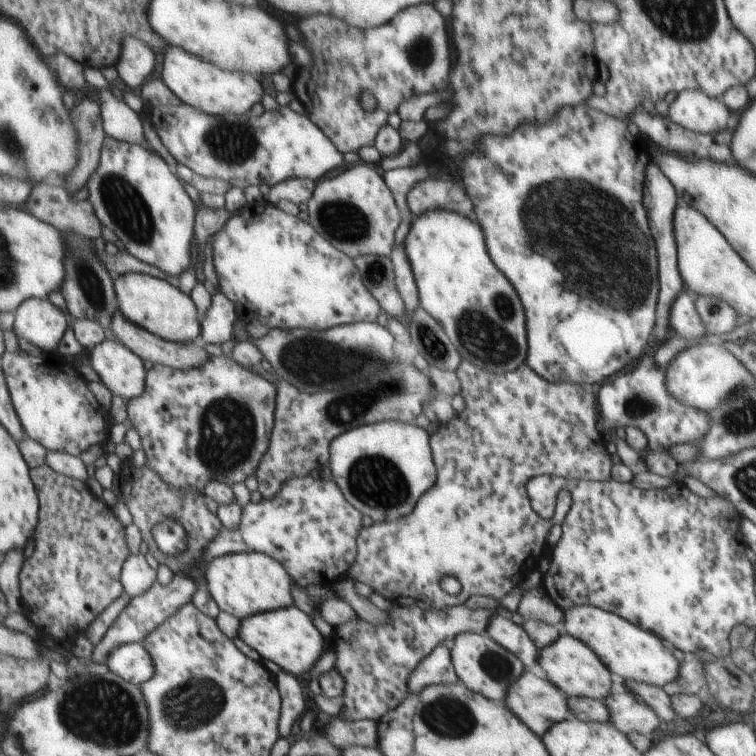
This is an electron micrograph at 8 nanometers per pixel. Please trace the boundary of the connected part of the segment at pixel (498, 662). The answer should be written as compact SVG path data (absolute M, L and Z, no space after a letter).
M455 630L448 647L458 680L471 689L471 692L479 693L487 700L501 701L504 704L507 690L523 673L522 661L514 653L510 653L491 640L485 632L473 633L467 630Z

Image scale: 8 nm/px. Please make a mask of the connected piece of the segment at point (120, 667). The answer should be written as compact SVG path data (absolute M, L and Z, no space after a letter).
M125 643L114 648L106 664L111 672L136 685L151 680L156 671L154 660L144 643Z

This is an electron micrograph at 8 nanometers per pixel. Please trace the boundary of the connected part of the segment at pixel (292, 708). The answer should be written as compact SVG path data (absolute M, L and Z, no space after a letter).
M279 671L275 680L278 684L279 696L282 698L282 714L279 719L280 737L287 738L291 734L293 722L307 709L301 694L301 686L297 678L285 671Z

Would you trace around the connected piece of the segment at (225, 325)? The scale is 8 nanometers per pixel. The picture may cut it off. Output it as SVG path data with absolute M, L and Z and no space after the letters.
M218 290L211 296L211 306L202 317L202 342L223 344L232 338L235 317L231 301Z

